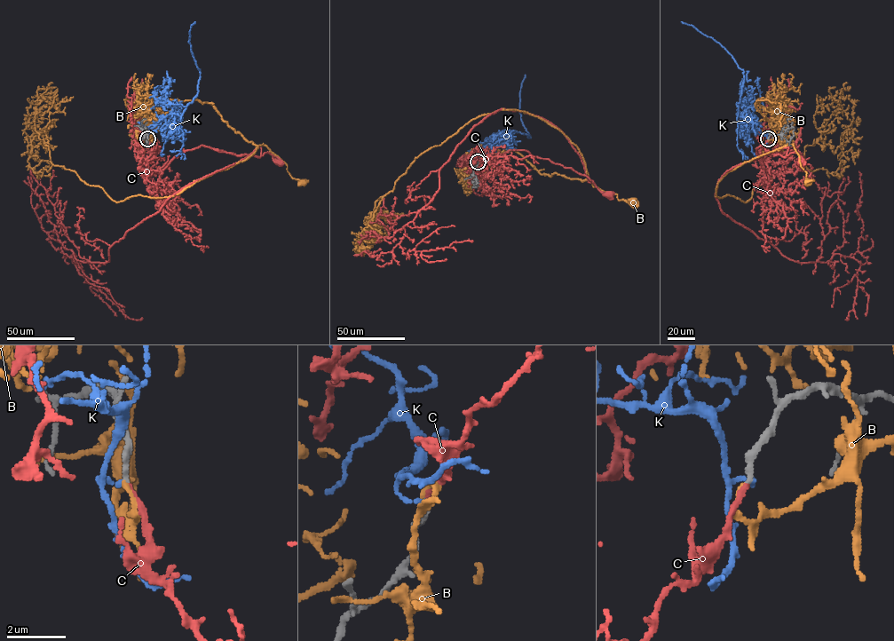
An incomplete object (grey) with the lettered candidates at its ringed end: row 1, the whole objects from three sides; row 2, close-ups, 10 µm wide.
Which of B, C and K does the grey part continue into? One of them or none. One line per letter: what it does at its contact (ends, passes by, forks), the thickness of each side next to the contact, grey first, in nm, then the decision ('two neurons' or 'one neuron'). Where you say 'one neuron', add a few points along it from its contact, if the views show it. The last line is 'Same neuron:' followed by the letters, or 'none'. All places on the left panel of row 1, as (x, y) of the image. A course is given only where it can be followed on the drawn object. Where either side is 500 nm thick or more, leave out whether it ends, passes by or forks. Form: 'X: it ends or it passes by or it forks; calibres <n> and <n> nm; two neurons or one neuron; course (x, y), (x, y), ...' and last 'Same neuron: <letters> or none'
B: it ends; calibres 200 and 120 nm; two neurons
C: it ends; calibres 200 and 150 nm; one neuron; course (147, 138), (154, 150), (146, 163), (157, 170), (183, 151), (201, 146), (236, 154), (269, 152), (279, 163)
K: it ends; calibres 200 and 130 nm; two neurons
Same neuron: C

